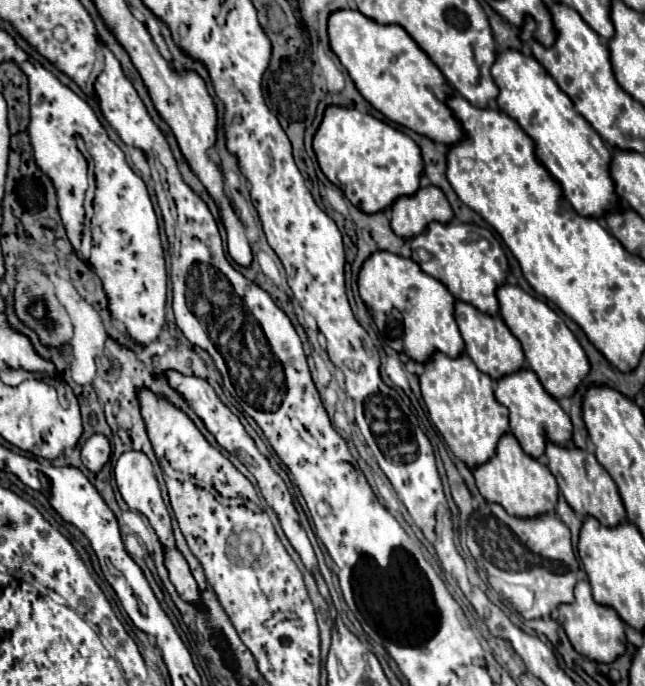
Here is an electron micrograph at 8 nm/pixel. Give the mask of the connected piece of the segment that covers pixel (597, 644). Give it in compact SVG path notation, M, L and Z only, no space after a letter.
M586 579L576 583L574 589L574 603L562 603L558 607L558 621L562 623L572 647L594 661L602 661L602 663L610 663L614 661L618 655L624 653L626 649L626 635L624 635L624 621L620 619L620 615L606 605L598 605L592 599L592 591L590 591L590 583Z

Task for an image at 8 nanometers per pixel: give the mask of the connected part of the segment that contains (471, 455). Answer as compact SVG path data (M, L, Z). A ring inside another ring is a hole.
M434 353L420 373L420 389L430 419L460 461L474 469L494 455L498 439L508 433L508 409L494 399L494 381L466 353L460 357Z

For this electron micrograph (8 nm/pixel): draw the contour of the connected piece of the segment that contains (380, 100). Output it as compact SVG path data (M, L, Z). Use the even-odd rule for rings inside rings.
M338 9L328 17L328 41L360 95L390 121L444 145L462 139L464 131L446 105L452 89L440 69L400 25L382 25L356 9Z

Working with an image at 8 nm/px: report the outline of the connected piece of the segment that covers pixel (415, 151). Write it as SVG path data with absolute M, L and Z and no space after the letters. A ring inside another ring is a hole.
M328 105L312 147L322 173L364 213L382 211L400 195L412 195L420 187L422 157L418 145L406 133L358 109Z

